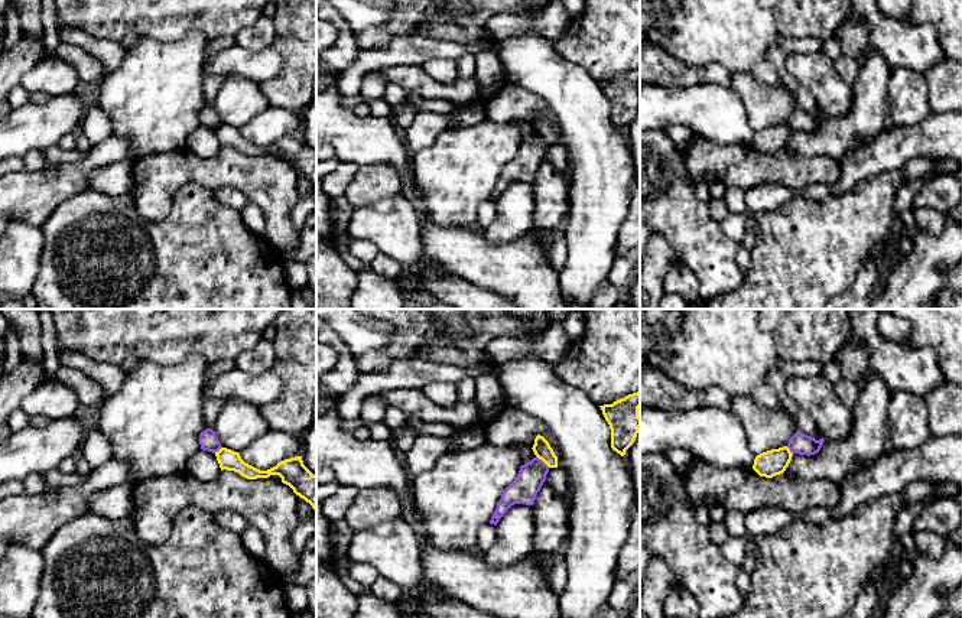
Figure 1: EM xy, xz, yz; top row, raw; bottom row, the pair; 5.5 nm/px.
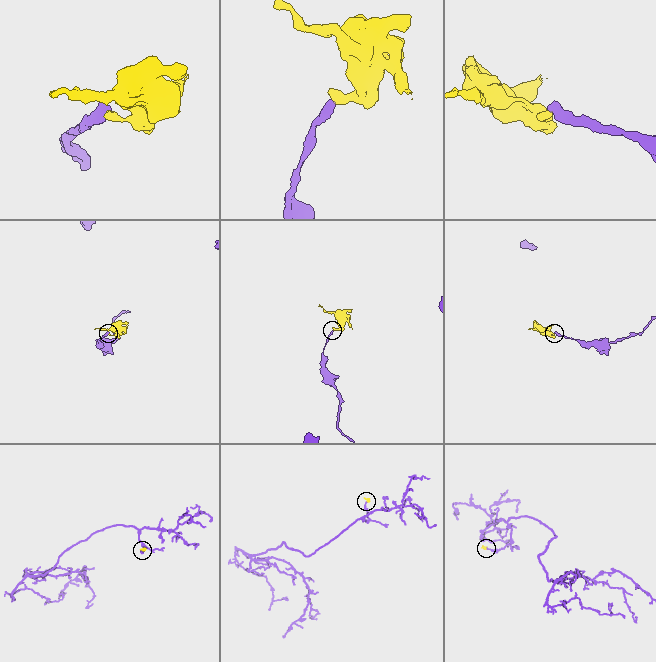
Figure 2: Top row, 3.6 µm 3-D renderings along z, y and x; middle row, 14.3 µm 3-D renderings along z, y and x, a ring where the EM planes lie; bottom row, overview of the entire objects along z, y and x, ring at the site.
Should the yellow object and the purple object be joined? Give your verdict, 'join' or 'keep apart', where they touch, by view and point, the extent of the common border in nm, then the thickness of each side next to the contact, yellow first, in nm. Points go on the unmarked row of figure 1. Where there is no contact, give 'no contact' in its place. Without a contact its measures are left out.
keep apart | xz (543, 137) | 100 nm | 100/160 nm

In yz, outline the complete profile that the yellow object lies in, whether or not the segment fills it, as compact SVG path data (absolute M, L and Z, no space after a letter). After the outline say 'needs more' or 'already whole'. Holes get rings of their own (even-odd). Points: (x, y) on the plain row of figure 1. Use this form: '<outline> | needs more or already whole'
M787 123L771 126L755 133L753 146L766 154L773 154L786 147L793 130Z | already whole

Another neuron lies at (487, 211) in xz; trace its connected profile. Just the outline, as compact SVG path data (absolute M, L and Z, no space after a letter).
M488 199L488 201L480 204L478 215L477 215L477 221L475 221L475 228L478 231L484 232L491 225L495 215L497 215L497 208L495 208L494 201Z

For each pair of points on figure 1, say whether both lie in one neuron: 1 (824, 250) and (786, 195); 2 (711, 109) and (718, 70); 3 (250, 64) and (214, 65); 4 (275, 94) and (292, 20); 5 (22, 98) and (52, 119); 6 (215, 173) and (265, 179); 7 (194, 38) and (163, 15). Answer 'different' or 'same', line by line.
1: different
2: different
3: same
4: same
5: different
6: same
7: different

